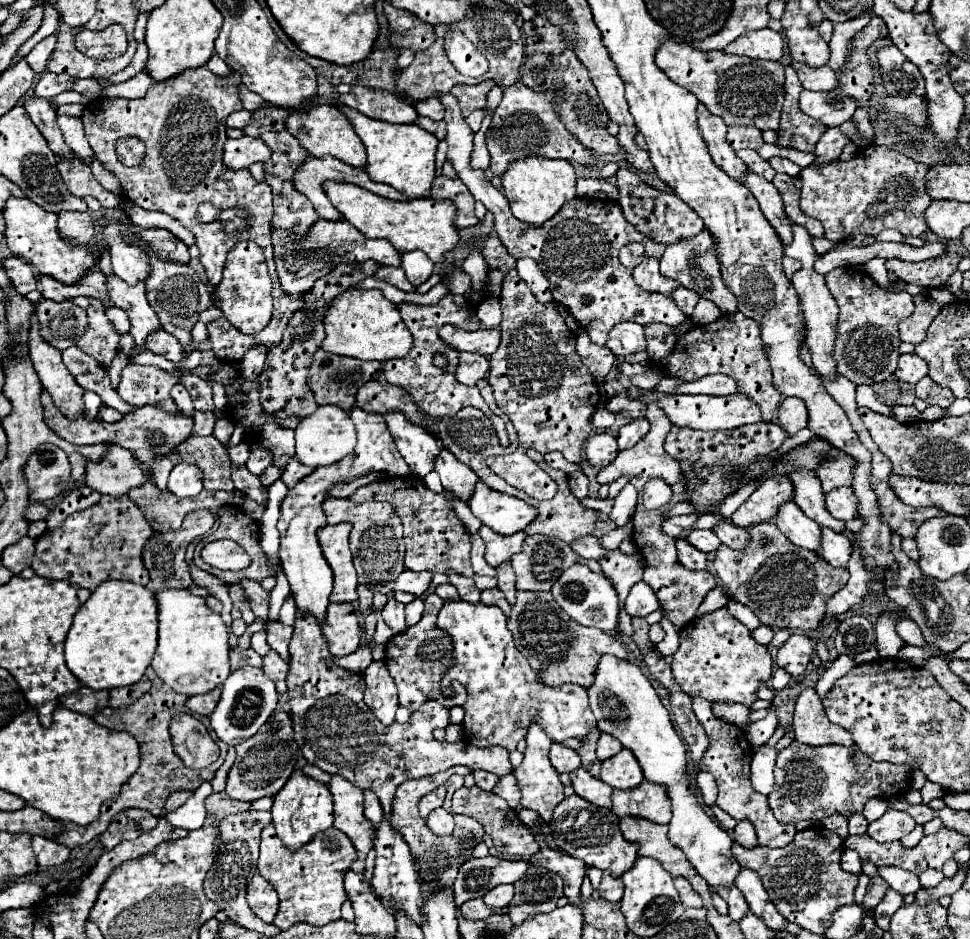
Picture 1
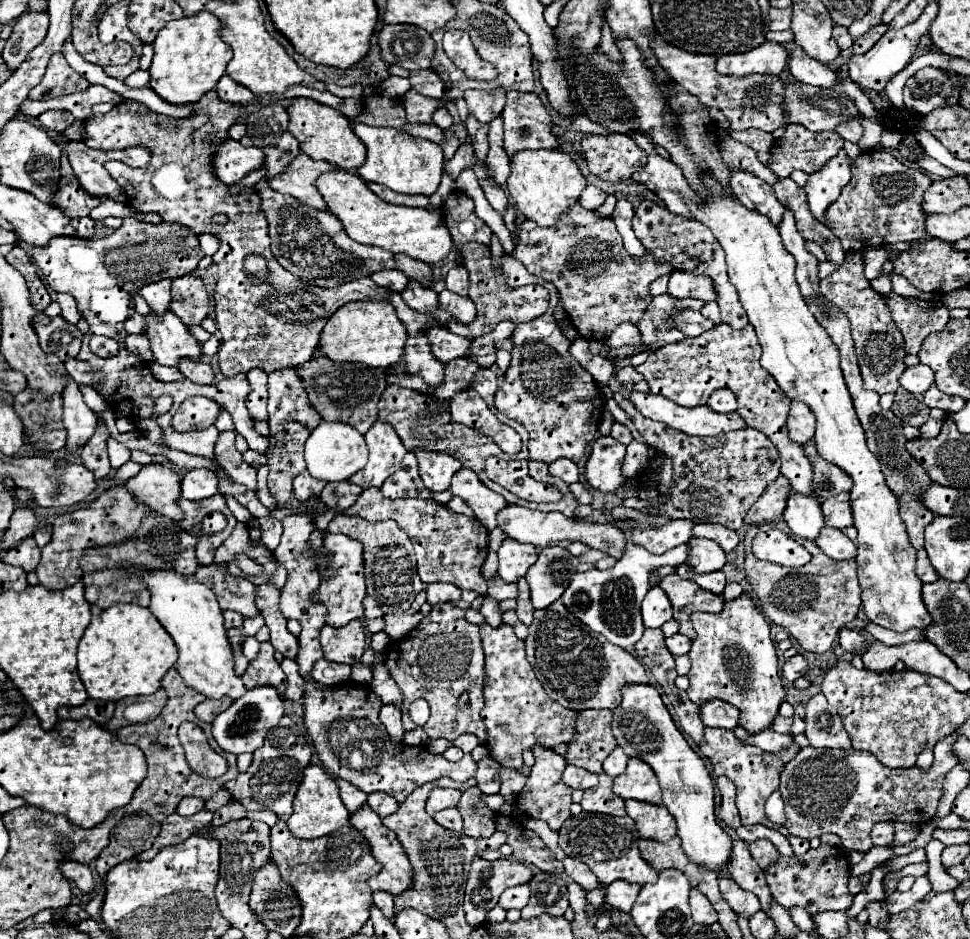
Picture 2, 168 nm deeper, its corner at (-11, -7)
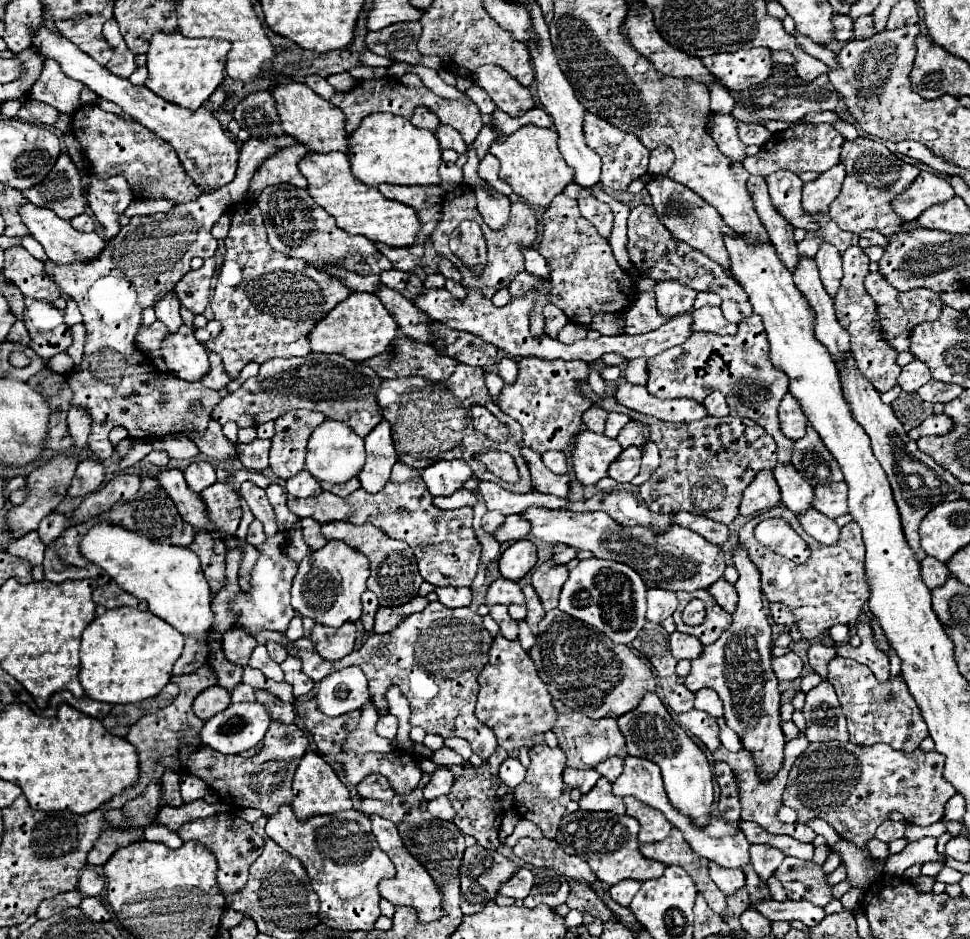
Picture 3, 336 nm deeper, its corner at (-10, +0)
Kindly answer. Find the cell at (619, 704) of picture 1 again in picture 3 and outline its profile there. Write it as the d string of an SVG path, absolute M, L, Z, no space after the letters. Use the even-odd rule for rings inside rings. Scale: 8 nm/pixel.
M646 693L636 709L618 717L618 727L626 739L628 755L650 759L660 767L664 777L664 789L674 809L690 817L694 825L706 827L712 815L712 801L714 801L710 763L702 753L702 749L670 717L660 697L656 693Z

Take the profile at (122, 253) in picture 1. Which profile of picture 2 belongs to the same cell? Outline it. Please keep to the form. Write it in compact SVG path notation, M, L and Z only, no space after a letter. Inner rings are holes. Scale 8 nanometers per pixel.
M161 280L155 284L147 284L139 290L139 296L143 296L147 300L147 304L151 306L151 310L155 312L155 316L163 316L165 312L169 312L169 302L171 302L171 280Z

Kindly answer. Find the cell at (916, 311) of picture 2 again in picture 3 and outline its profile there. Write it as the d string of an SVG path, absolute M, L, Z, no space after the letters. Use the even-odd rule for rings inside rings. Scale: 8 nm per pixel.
M870 273L866 277L866 291L878 305L878 315L882 321L882 331L884 337L890 341L890 345L902 353L910 349L910 331L924 323L924 321L936 321L942 311L942 301L940 297L930 291L930 289L910 289L910 291L898 291L894 289L880 273Z

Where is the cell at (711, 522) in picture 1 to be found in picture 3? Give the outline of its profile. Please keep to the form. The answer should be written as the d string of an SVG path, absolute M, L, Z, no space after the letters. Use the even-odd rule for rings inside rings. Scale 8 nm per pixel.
M584 559L572 571L560 593L562 611L580 619L598 631L610 635L616 643L632 643L646 623L646 585L642 577L628 565L604 559Z

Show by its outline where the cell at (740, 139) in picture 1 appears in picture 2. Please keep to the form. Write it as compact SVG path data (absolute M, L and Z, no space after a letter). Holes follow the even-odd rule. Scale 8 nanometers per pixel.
M743 130L743 132L731 132L731 138L751 146L755 152L769 152L773 146L773 136L763 130Z

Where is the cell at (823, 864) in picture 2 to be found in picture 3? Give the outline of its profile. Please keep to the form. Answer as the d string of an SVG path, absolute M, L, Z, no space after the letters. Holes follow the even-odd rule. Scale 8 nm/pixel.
M820 845L814 849L812 861L800 861L794 857L786 857L782 861L774 877L786 889L788 899L794 899L794 901L806 899L820 907L824 907L834 899L832 885L828 883L828 875L822 869L828 855L830 855L830 847Z

